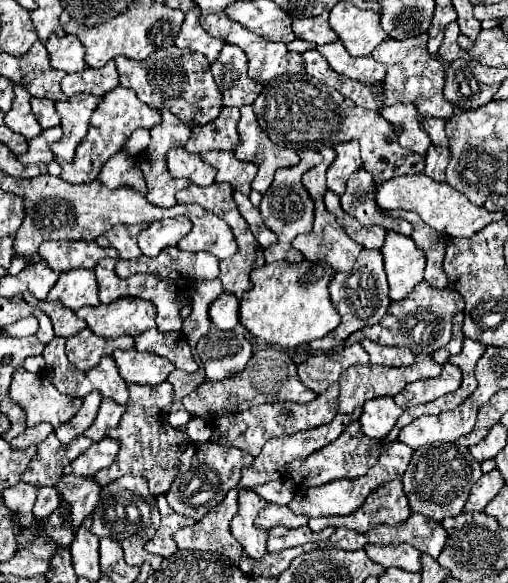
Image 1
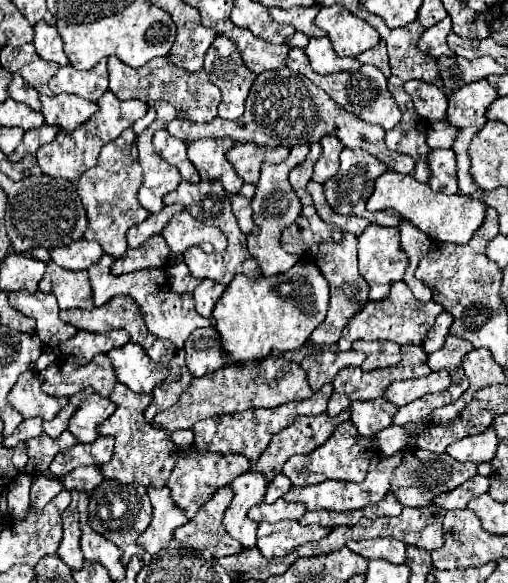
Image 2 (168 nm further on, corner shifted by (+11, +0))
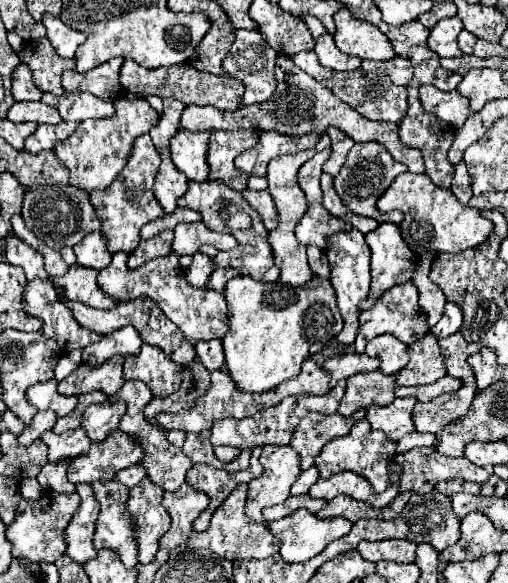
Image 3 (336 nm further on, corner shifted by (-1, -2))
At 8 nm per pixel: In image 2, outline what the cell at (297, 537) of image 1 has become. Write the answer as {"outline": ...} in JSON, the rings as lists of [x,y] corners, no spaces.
{"outline":[[[298,521],[280,523],[260,523],[258,525],[258,549],[264,557],[278,557],[292,553],[298,545],[306,541],[320,541],[330,533],[322,525],[298,525]]]}

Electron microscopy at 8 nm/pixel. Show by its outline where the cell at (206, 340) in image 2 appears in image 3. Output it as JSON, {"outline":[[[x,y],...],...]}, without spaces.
{"outline":[[[220,339],[200,341],[200,343],[196,343],[194,347],[196,347],[198,361],[200,361],[208,371],[222,369],[222,365],[224,365],[224,351],[222,351],[222,341],[220,341]]]}

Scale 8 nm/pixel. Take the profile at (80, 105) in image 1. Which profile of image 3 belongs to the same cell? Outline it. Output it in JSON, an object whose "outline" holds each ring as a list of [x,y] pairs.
{"outline":[[[64,91],[62,95],[52,95],[52,93],[44,93],[42,103],[58,109],[60,117],[64,121],[84,121],[84,119],[104,119],[110,117],[112,111],[112,103],[108,103],[106,99],[96,99],[90,93],[80,93],[80,91]]]}

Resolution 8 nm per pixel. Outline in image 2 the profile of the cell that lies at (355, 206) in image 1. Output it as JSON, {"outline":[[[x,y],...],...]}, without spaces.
{"outline":[[[344,149],[340,153],[340,169],[338,169],[338,173],[324,185],[326,201],[330,203],[334,213],[364,217],[370,223],[376,223],[376,225],[382,225],[382,227],[398,227],[400,225],[400,215],[396,211],[370,213],[364,207],[364,199],[368,199],[372,195],[372,191],[374,191],[376,177],[380,177],[384,171],[386,171],[386,165],[380,165],[380,161],[376,157],[372,157],[370,153],[366,153],[364,149]]]}

